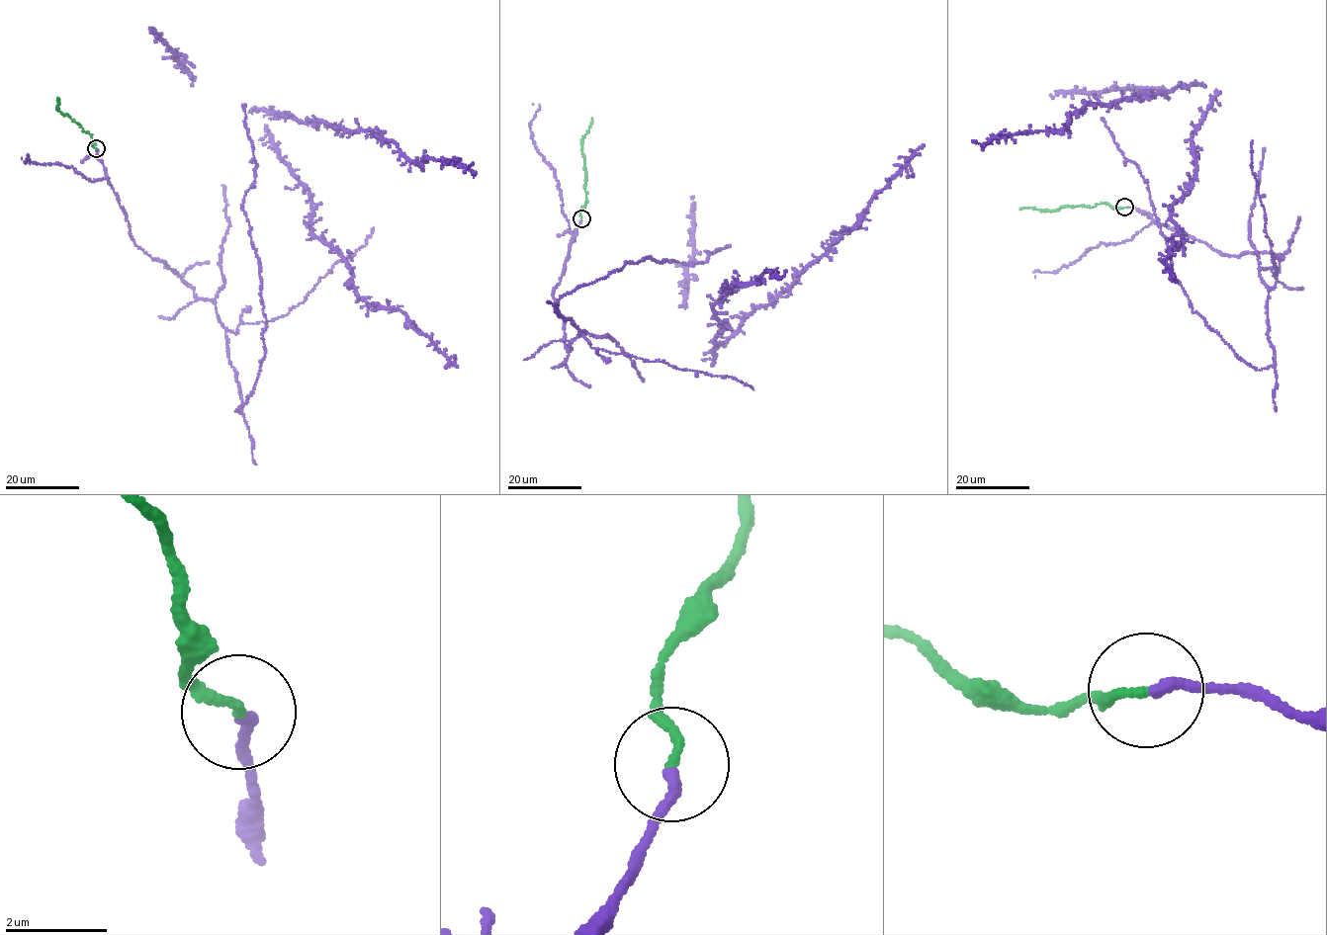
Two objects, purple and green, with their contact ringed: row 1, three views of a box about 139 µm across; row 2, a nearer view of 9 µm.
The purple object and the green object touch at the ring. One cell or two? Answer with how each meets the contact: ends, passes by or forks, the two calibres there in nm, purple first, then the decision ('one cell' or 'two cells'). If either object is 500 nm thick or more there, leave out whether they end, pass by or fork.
purple ends there; green ends there; 200 nm thick on the purple side, 170 nm on the other; one cell

